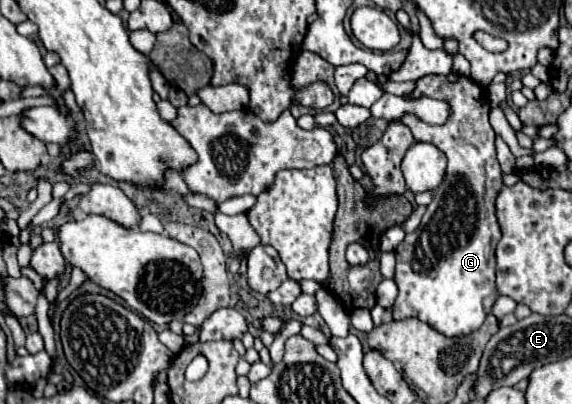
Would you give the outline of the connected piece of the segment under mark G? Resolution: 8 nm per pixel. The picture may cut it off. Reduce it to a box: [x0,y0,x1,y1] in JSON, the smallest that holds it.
[392,73,502,337]

